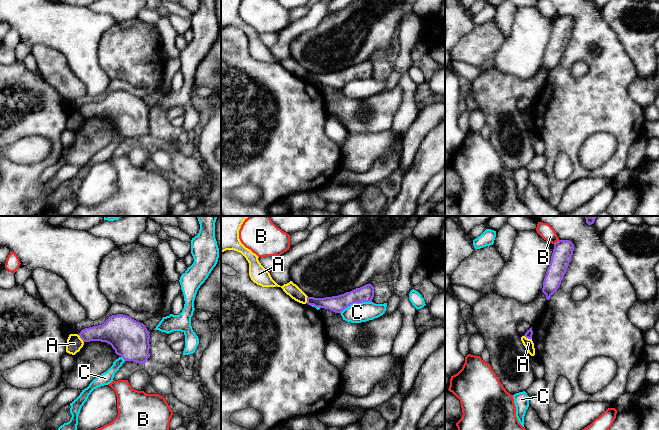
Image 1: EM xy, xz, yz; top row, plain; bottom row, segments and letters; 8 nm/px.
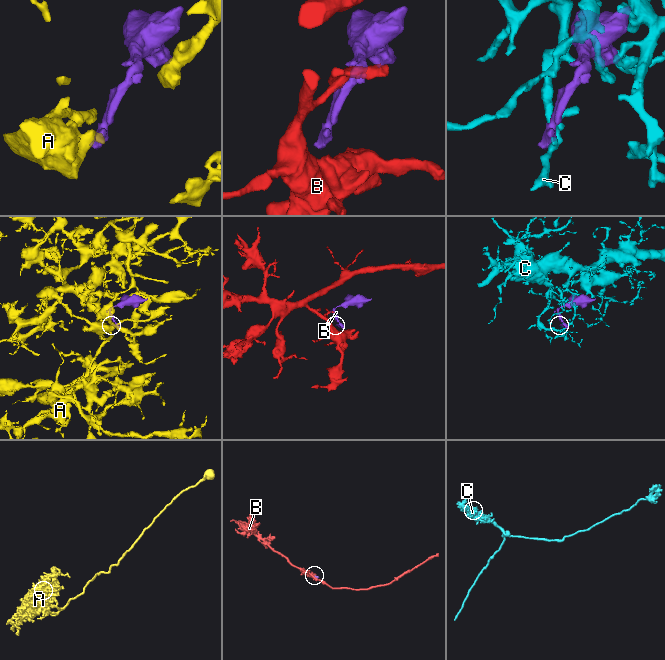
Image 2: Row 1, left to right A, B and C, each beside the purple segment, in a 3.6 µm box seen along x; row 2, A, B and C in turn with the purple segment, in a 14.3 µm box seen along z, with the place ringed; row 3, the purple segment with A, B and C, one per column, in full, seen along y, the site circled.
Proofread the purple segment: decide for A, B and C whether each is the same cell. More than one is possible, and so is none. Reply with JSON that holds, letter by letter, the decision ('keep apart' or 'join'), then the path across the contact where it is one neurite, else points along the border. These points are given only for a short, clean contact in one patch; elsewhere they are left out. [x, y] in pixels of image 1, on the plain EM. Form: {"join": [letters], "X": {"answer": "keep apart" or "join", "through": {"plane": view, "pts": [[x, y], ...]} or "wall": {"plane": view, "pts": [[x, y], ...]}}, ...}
{"join": [], "A": {"answer": "keep apart", "wall": {"plane": "yz", "pts": [[524, 111], [531, 115]]}}, "B": {"answer": "keep apart", "wall": {"plane": "yz", "pts": [[559, 16], [554, 20]]}}, "C": {"answer": "keep apart"}}

